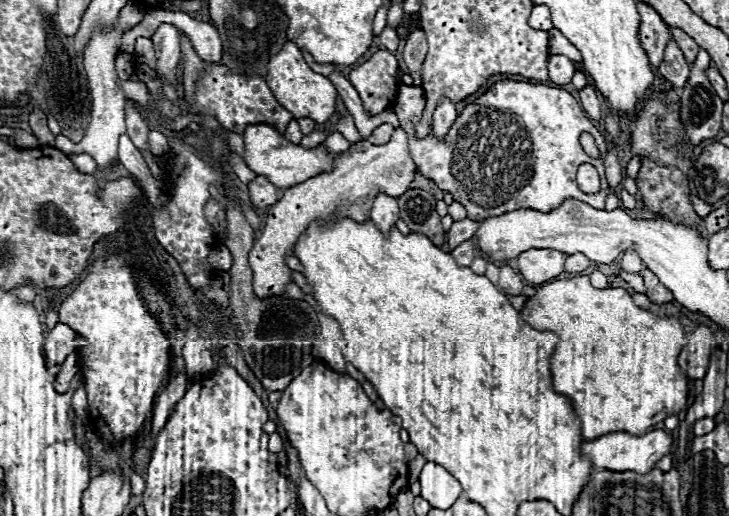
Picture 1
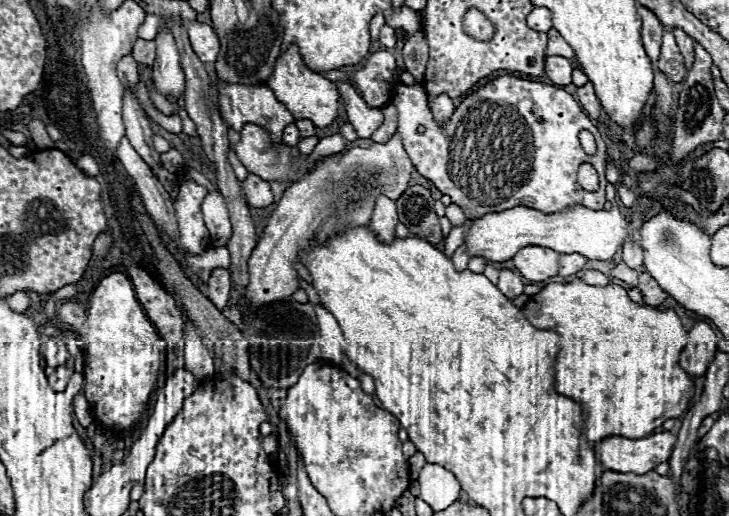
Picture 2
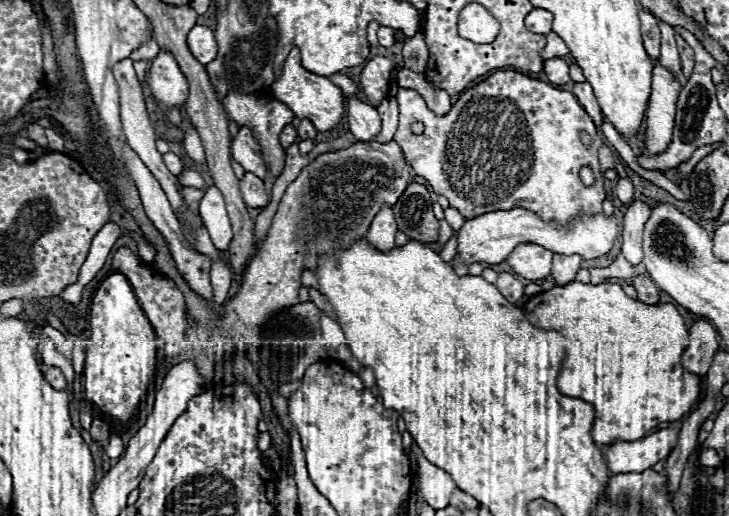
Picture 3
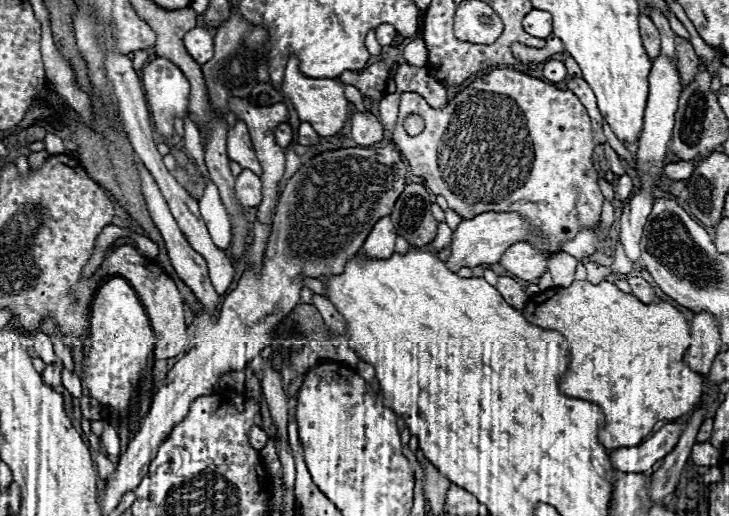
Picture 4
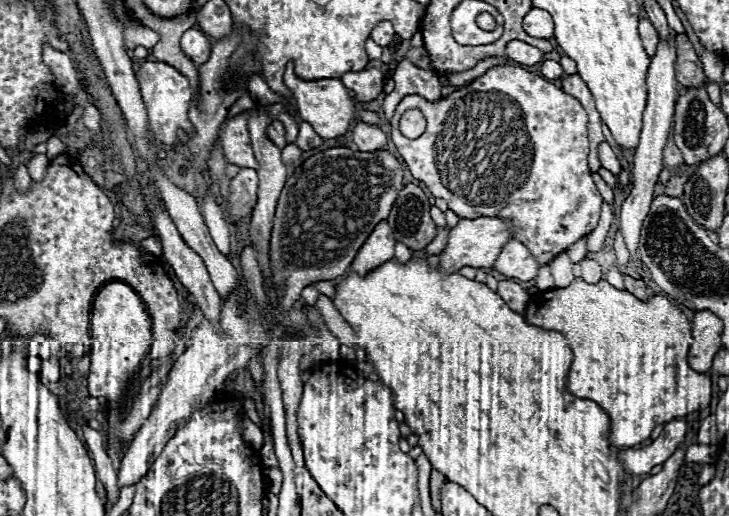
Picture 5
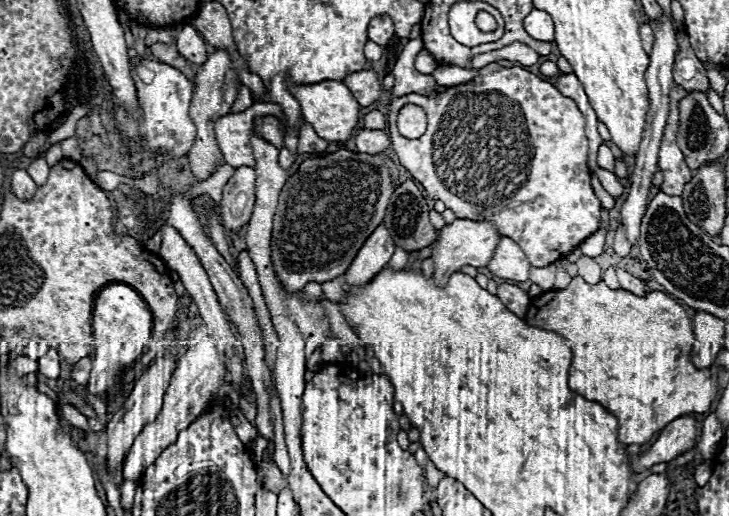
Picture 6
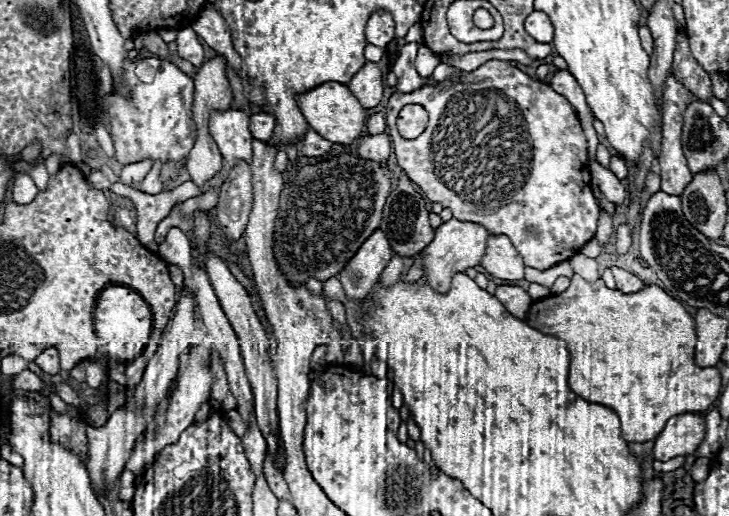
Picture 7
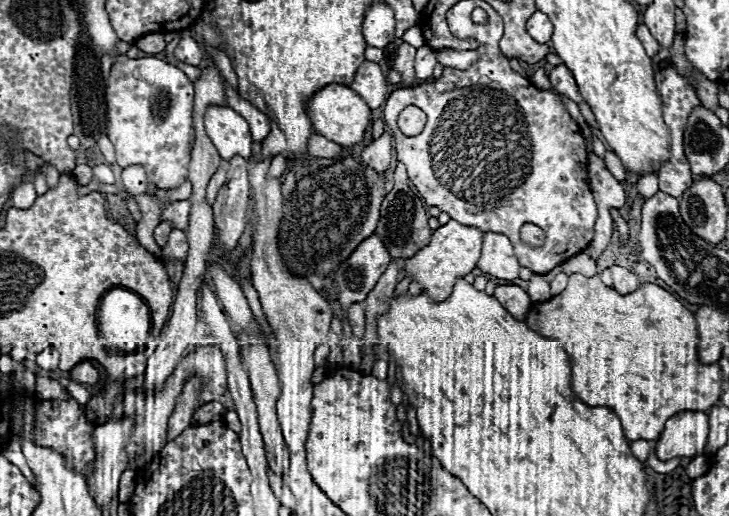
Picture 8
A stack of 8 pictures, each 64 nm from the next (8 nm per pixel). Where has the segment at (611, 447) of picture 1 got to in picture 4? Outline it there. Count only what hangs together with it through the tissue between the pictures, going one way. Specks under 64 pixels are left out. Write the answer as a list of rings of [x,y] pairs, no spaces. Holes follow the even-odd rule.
[[[670,422],[662,426],[652,438],[644,440],[638,446],[612,450],[610,460],[614,468],[620,472],[638,472],[638,474],[648,472],[658,460],[662,460],[674,450],[684,432],[684,426],[686,426],[684,422]]]

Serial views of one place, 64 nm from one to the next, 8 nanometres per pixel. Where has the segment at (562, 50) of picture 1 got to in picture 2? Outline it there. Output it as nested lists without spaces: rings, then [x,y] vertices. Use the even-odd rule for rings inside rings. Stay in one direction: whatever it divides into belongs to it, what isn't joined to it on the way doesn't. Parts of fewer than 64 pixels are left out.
[[[554,28],[548,32],[548,48],[546,48],[546,56],[552,56],[552,54],[574,58],[574,50],[564,42],[564,38]]]

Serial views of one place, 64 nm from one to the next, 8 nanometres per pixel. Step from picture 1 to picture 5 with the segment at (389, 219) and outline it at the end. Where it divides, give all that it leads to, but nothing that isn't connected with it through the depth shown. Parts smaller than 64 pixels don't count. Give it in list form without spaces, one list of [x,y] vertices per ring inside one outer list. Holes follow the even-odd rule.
[[[380,222],[374,232],[368,236],[368,240],[364,242],[364,246],[358,250],[350,270],[354,270],[356,274],[364,276],[368,272],[372,272],[376,266],[380,266],[380,262],[388,262],[394,256],[394,236],[392,230],[388,226],[388,222]]]

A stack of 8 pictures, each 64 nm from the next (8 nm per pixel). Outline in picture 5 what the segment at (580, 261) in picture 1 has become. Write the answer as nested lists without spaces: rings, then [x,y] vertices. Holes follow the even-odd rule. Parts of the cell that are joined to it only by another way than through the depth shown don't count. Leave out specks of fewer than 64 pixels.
[[[564,252],[564,254],[558,254],[548,266],[550,266],[550,270],[552,270],[556,288],[564,288],[564,286],[568,286],[568,284],[574,280],[572,262],[570,262],[570,258],[568,258],[566,252]]]

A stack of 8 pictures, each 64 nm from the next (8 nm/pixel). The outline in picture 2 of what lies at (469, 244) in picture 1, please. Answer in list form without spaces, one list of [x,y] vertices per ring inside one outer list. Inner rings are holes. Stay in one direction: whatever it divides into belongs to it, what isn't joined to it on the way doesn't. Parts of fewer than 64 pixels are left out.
[[[460,246],[456,252],[454,252],[454,256],[452,256],[452,262],[454,262],[454,266],[456,266],[456,270],[466,270],[466,266],[468,266],[468,252],[466,252],[466,246]]]

